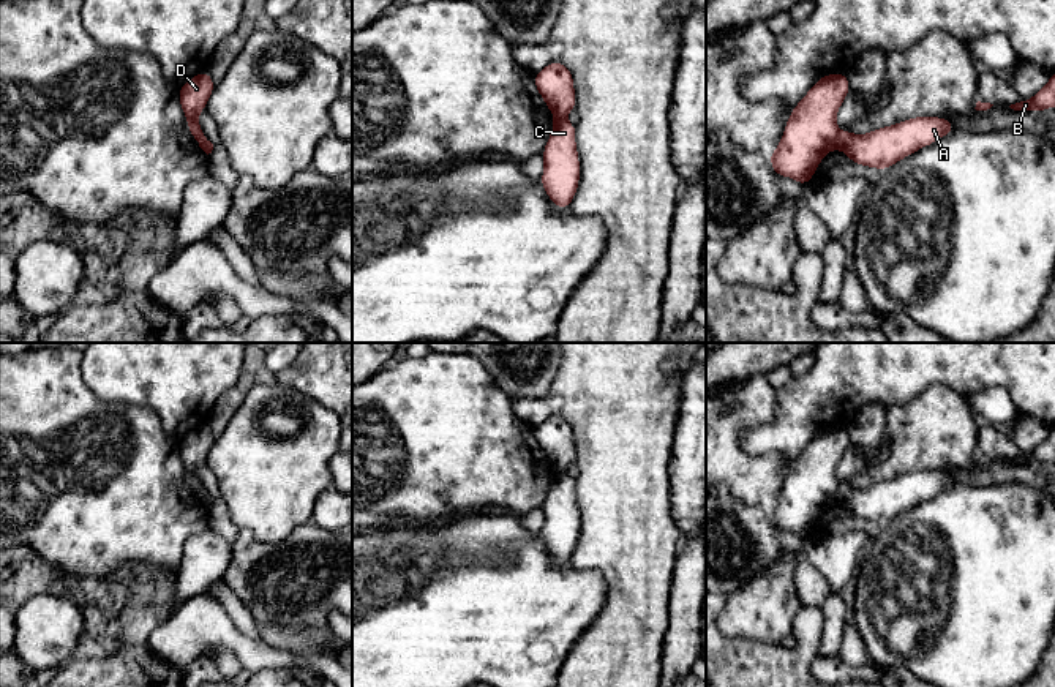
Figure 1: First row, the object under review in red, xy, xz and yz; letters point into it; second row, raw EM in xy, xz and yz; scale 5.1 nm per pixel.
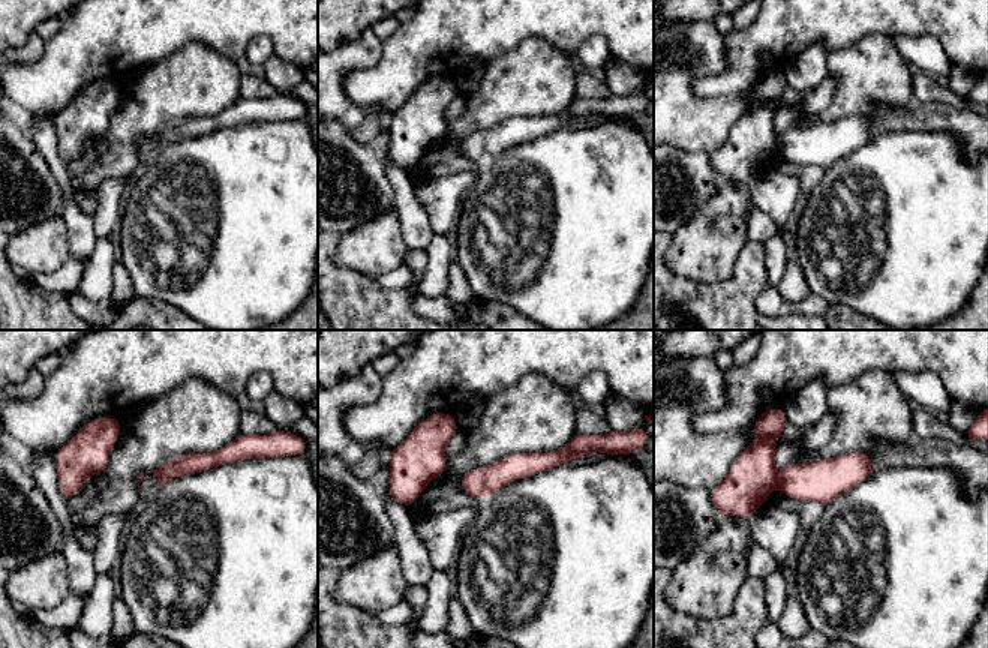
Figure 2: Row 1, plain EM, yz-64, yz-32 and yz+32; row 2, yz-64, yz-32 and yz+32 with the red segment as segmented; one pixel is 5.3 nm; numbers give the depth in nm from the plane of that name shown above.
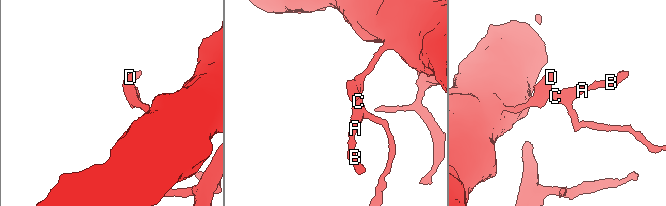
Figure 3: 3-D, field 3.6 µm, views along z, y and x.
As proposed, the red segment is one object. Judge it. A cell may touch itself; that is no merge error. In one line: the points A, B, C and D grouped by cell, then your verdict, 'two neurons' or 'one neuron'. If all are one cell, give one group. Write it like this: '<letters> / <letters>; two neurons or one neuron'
A B C / D; two neurons

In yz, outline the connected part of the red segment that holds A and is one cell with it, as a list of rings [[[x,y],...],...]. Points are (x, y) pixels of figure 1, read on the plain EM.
[[[913,471],[864,490],[842,485],[837,502],[854,518],[884,524],[952,485],[954,477],[943,471]]]

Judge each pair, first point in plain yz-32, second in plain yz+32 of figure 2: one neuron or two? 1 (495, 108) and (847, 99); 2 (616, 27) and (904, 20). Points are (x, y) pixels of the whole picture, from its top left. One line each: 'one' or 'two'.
1: one
2: one

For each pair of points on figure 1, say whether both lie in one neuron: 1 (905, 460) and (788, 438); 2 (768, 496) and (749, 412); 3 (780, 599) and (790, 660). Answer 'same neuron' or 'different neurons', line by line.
1: different neurons
2: same neuron
3: different neurons

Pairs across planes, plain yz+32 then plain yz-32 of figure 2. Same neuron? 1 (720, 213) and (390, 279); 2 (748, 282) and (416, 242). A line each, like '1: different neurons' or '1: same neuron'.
1: different neurons
2: different neurons

